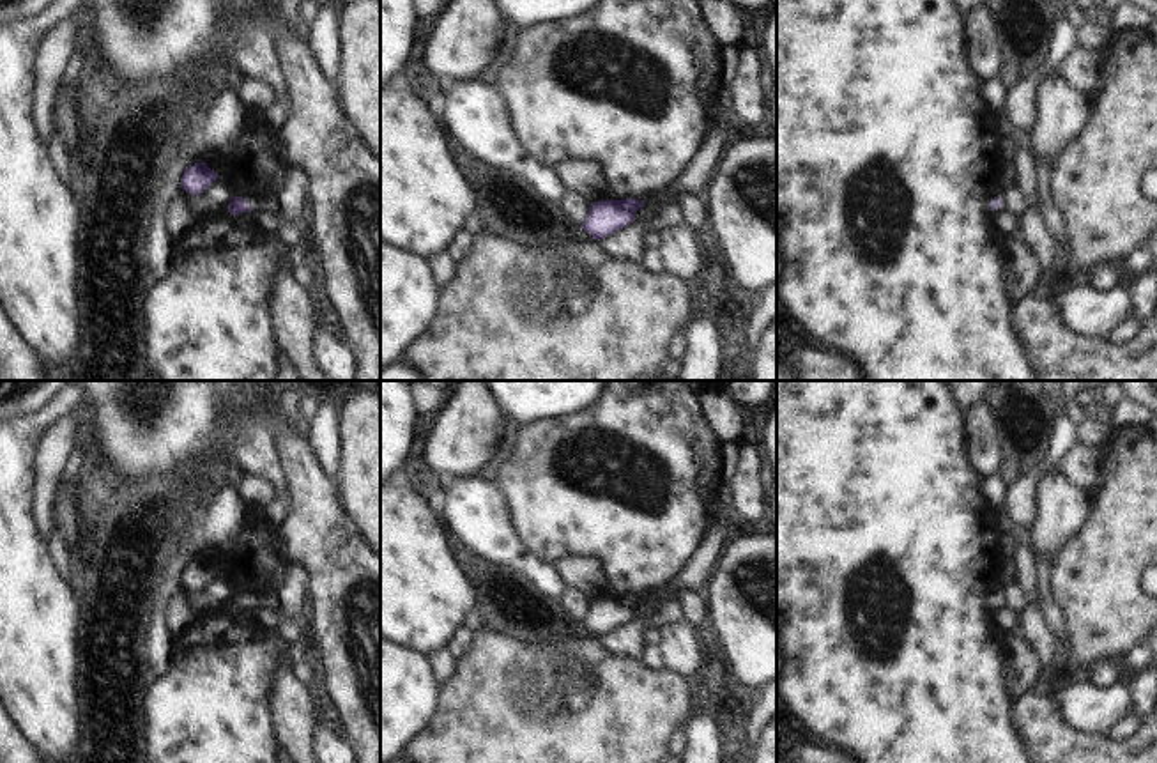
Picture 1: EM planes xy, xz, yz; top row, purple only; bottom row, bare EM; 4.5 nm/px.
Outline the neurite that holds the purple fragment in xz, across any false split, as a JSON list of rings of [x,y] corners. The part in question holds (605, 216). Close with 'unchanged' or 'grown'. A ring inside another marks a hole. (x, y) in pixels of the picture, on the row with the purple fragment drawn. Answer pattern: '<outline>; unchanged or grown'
[[[600,200],[591,204],[591,209],[580,225],[594,241],[605,239],[609,234],[630,225],[637,211],[646,200]]]; unchanged

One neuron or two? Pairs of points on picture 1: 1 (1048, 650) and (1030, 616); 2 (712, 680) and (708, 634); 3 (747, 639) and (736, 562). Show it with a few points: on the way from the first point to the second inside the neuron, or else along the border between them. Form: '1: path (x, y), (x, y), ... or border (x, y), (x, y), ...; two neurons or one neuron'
1: path (1044, 641), (1032, 625); one neuron
2: path (712, 670), (708, 645); one neuron
3: path (747, 620), (747, 581); one neuron

